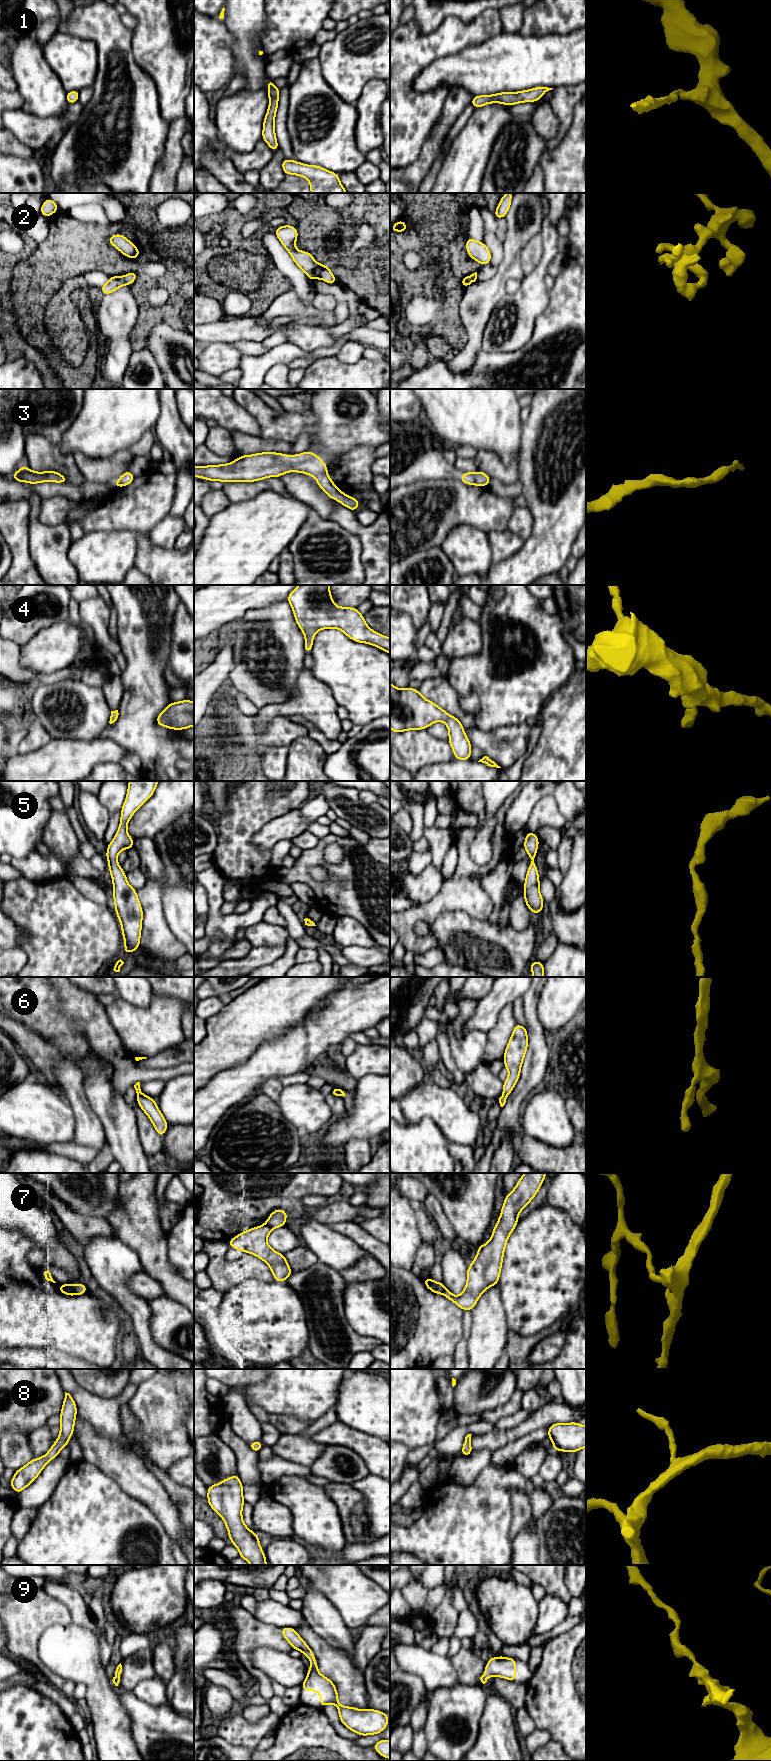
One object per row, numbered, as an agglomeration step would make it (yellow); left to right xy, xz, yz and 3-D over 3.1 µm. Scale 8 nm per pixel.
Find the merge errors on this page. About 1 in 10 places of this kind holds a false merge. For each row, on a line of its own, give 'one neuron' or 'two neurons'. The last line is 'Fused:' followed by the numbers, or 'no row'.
1: one neuron
2: two neurons
3: one neuron
4: one neuron
5: one neuron
6: one neuron
7: two neurons
8: one neuron
9: one neuron
Fused: 2, 7

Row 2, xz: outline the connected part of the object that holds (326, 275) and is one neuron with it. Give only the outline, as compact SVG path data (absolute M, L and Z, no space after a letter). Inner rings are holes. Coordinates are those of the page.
M328 265L323 269L323 271L321 272L319 278L322 279L323 281L329 283L329 284L338 283L338 281L335 278L335 276L331 273Z

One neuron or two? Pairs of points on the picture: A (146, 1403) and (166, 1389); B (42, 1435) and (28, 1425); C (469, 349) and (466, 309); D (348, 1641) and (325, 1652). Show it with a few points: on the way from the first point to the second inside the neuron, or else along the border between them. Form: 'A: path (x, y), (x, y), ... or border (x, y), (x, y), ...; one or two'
A: path (151, 1403), (161, 1394); one
B: border (45, 1424), (35, 1428), (30, 1433); two
C: path (474, 339), (474, 319); one
D: border (315, 1633), (351, 1658); two

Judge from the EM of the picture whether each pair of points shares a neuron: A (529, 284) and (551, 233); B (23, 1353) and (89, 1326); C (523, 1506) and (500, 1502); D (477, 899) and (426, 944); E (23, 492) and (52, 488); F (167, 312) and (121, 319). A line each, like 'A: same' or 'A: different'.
A: same
B: different
C: different
D: same
E: same
F: different

